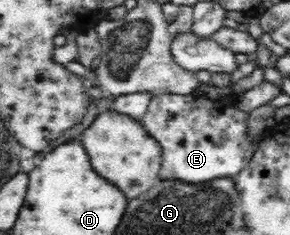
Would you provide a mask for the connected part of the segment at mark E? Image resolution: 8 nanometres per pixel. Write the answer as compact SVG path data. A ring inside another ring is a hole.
M200 92L152 96L140 123L161 148L158 179L206 183L218 177L233 178L250 161L255 146L246 135L247 113L237 109L237 94L214 100Z

